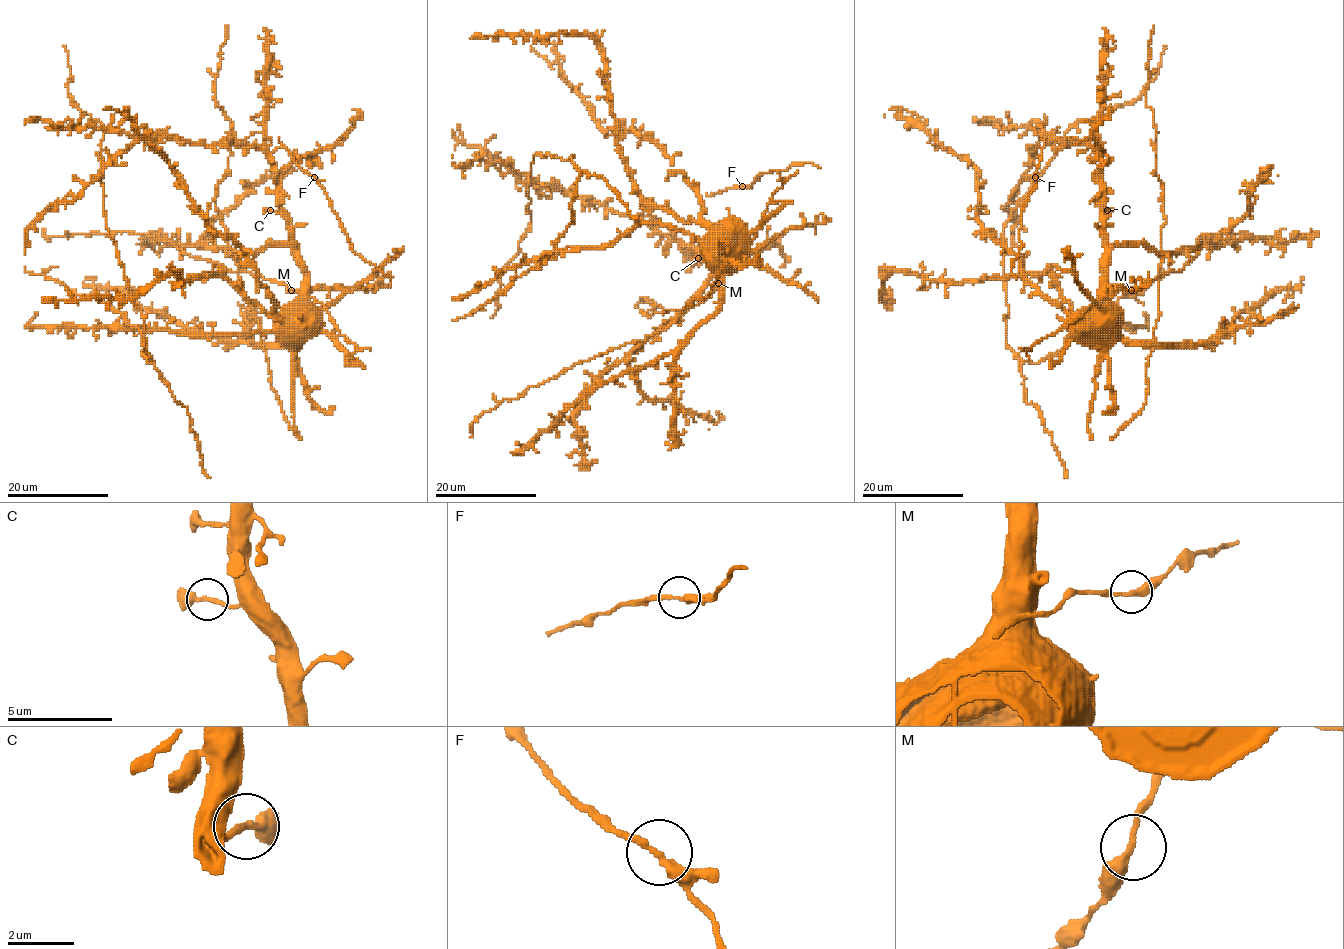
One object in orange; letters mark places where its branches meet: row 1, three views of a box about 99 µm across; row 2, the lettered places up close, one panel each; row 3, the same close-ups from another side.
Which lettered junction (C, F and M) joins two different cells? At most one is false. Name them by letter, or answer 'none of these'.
none of these

